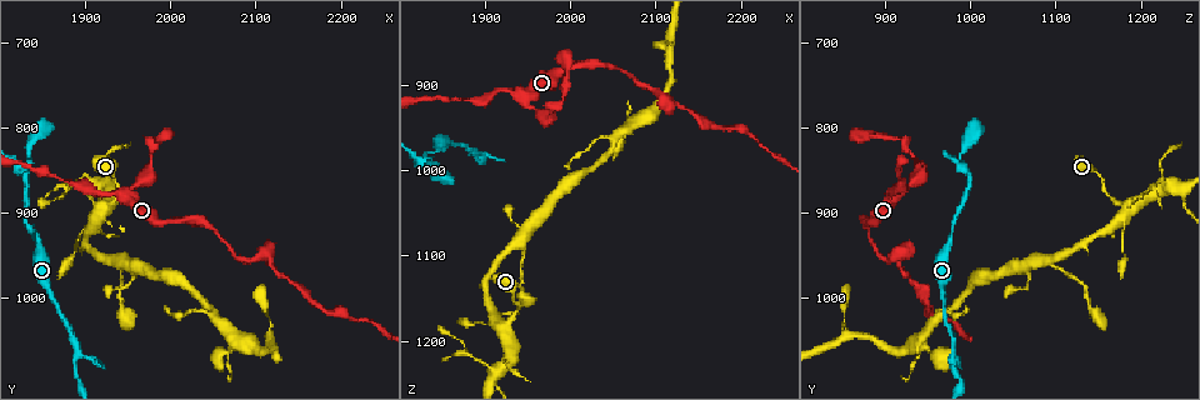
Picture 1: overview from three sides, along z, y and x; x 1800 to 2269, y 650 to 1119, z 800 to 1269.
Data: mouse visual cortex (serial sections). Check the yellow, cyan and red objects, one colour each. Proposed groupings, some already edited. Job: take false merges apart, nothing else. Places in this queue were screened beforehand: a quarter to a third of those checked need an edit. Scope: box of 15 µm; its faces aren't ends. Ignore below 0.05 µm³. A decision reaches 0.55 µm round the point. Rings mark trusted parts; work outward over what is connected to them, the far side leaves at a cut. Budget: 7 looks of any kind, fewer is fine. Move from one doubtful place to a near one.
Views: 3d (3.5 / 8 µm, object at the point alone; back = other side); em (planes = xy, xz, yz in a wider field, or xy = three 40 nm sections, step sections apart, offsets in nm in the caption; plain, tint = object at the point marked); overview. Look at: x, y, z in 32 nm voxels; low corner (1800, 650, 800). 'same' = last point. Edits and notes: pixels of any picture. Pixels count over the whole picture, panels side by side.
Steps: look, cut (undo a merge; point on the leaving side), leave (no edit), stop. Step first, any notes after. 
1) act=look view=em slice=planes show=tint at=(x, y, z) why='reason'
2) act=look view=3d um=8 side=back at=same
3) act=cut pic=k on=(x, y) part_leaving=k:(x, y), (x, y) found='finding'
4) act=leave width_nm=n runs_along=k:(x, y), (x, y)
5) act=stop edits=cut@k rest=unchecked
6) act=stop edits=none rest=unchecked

act=look view=3d um=3.5 at=(1945, 875, 915) why='branch point'

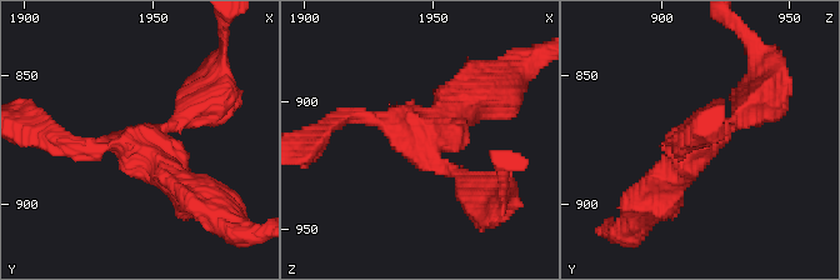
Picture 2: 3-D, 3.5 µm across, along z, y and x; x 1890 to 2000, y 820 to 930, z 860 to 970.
act=look view=em slice=xy step=3 show=tint at=(1948, 876, 914) arms=3 arm_widths_nm=200,200,450

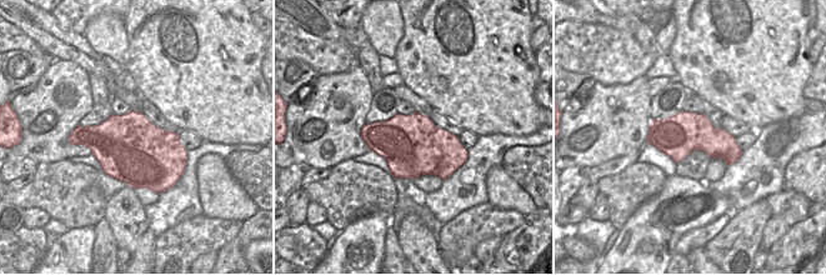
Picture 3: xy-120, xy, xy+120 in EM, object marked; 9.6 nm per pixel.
act=leave runs_along=2:(653, 195), (701, 138), (749, 106) found='all the same cell'

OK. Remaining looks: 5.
act=look view=3d um=8 side=back at=(2110, 950, 915) why='a fork'

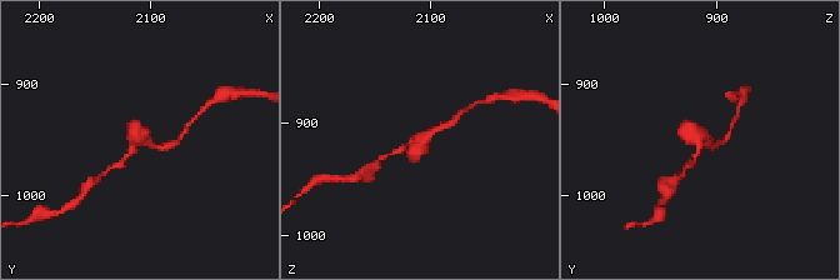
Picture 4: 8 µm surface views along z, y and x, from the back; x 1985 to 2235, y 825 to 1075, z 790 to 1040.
act=look view=3d um=3.5 at=(2114, 948, 920)

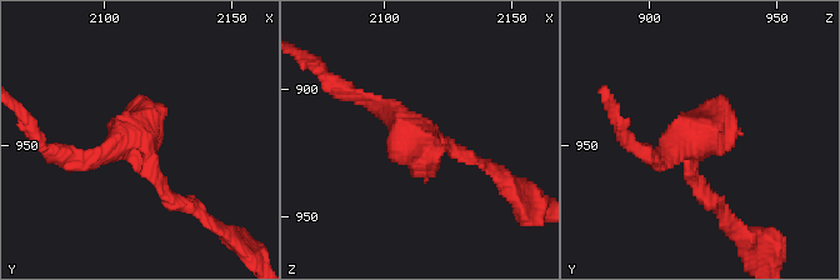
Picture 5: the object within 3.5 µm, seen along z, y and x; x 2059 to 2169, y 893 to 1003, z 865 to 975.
act=look view=em slice=planes show=tint at=(2114, 947, 920) why='shape alone is not enough'

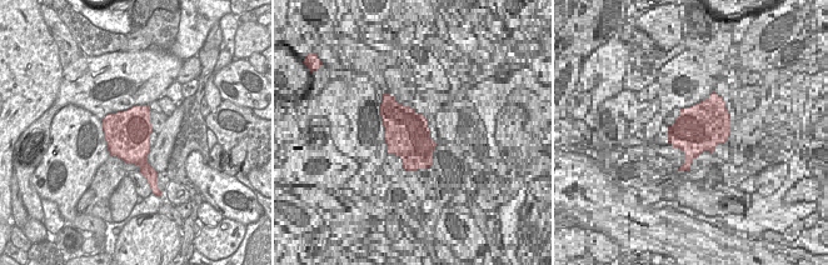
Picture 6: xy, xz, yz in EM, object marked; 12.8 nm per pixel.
act=leave runs_along=5:(355, 93), (459, 150) found='continuous, no second cell'

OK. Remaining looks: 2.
act=stop edits=none rest=unchecked

